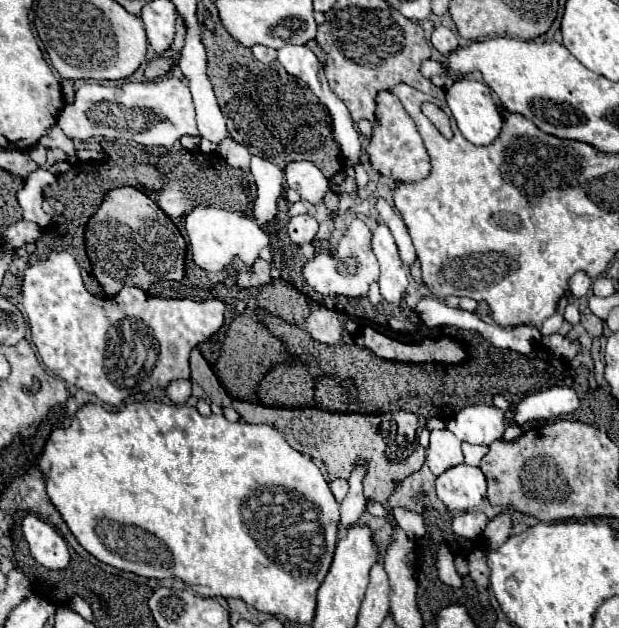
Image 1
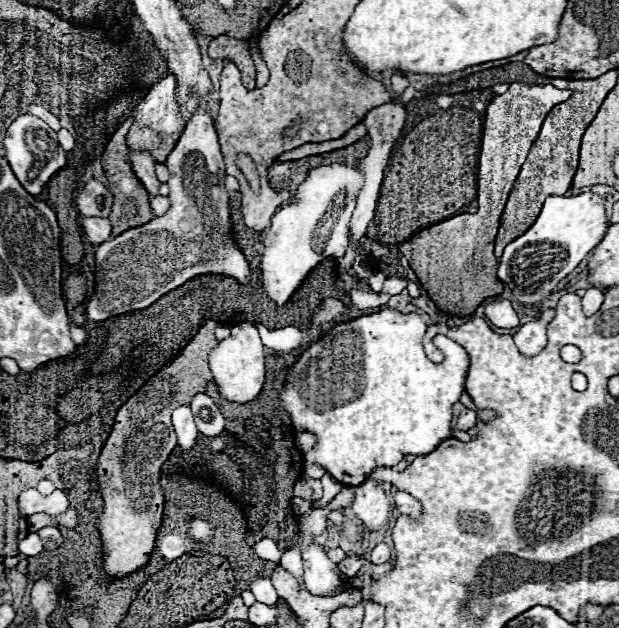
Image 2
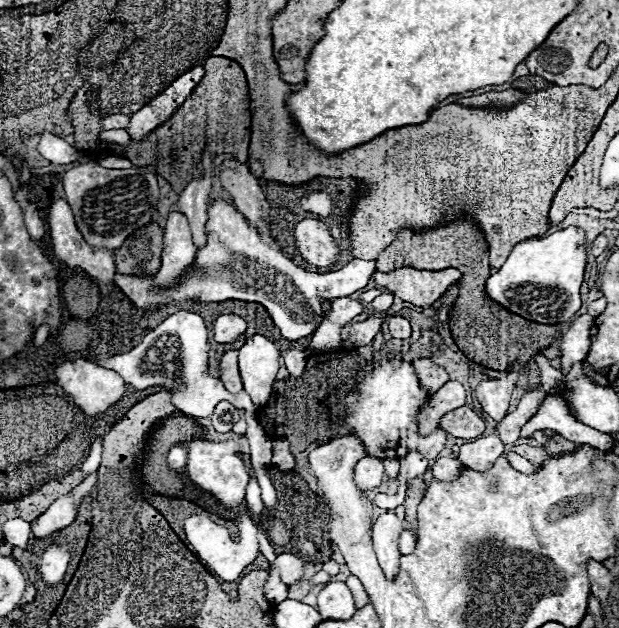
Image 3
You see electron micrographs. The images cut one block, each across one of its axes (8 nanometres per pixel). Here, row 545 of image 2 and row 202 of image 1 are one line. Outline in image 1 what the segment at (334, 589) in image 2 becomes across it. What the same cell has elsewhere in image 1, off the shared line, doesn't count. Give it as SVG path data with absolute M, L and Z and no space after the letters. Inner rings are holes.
M294 160L286 164L284 176L286 176L288 188L296 190L302 196L302 200L310 204L318 204L328 190L326 176L314 164L306 160L300 160L300 162Z

